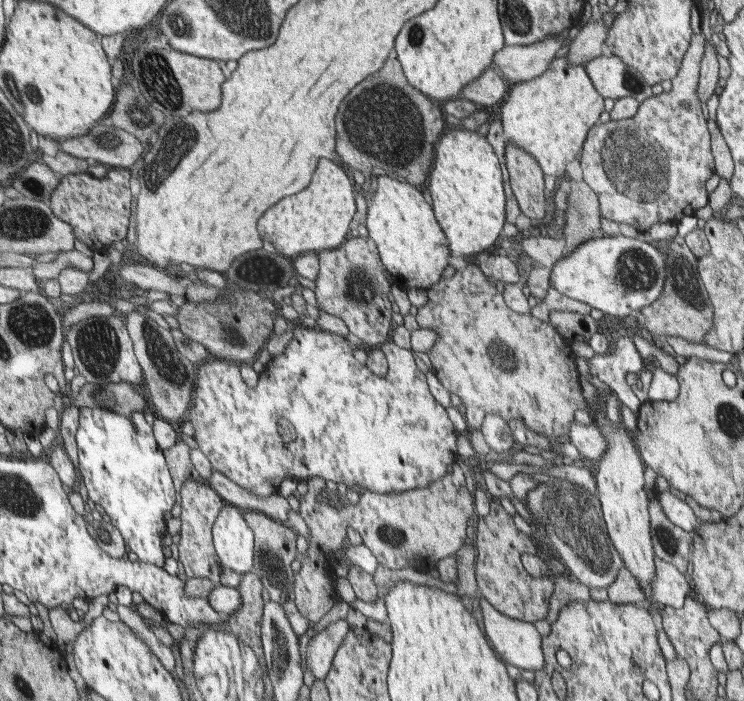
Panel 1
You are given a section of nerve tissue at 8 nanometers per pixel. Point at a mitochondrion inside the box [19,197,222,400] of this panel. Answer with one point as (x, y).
(99, 348)

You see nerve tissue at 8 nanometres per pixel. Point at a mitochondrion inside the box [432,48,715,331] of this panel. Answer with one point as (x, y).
(635, 165)

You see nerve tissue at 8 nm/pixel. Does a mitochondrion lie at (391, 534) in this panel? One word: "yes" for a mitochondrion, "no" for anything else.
yes

